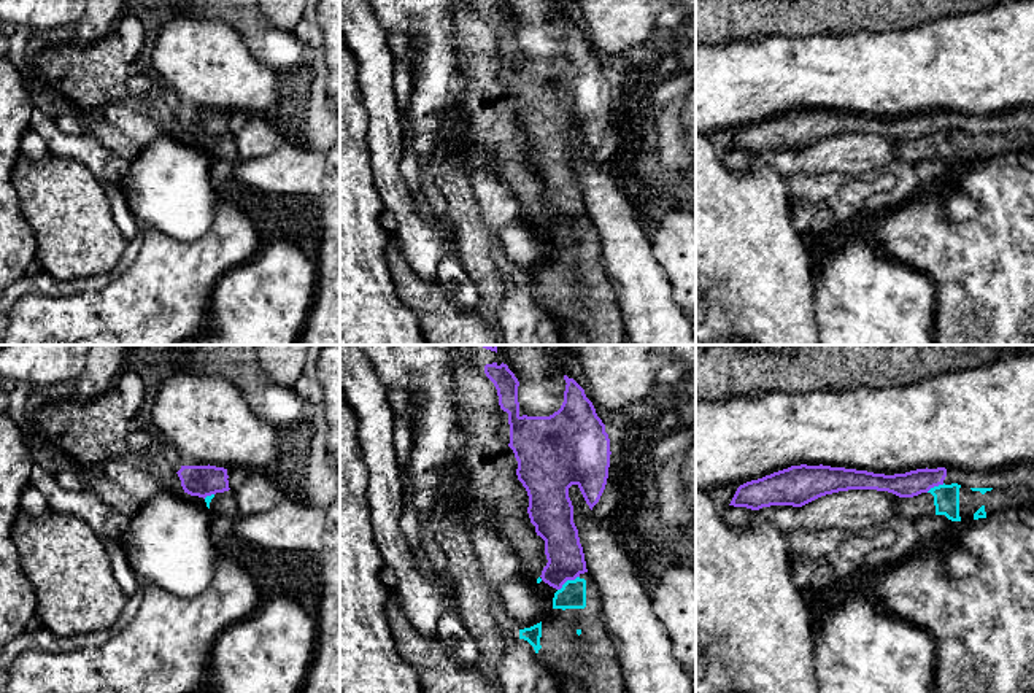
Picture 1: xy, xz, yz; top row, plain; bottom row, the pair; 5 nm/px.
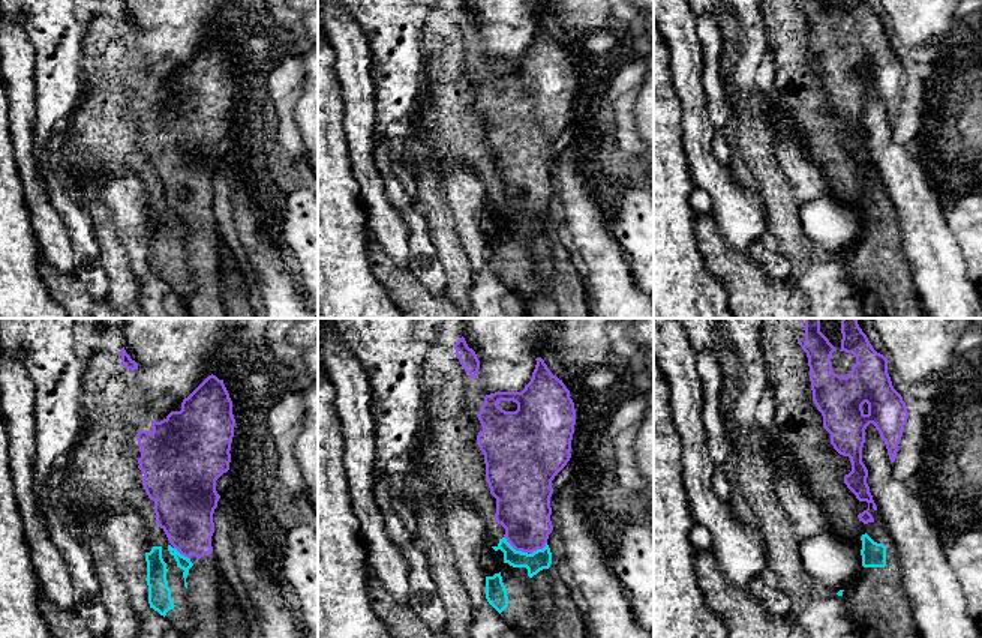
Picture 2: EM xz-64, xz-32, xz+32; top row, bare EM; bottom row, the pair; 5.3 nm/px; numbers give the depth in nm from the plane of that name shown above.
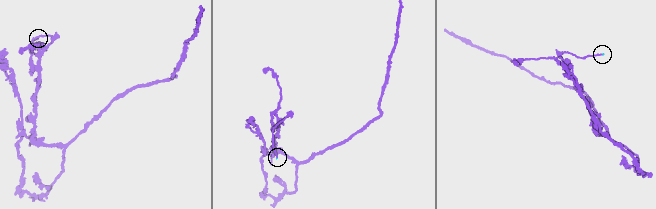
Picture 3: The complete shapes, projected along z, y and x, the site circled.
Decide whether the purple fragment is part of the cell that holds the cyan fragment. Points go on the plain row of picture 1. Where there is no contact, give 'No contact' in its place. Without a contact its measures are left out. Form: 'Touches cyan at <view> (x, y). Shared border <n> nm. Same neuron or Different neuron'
Touches cyan at xz (567, 224). Shared border 130 nm. Different neuron

